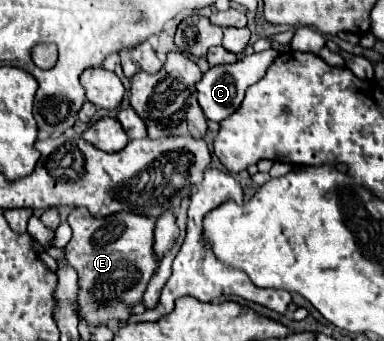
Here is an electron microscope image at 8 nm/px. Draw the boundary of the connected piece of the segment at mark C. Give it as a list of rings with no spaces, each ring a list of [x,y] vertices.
[[[273,48],[271,50],[265,50],[265,52],[255,52],[255,54],[249,54],[241,60],[237,60],[235,64],[221,64],[221,66],[213,66],[209,68],[203,78],[195,84],[197,86],[197,100],[203,108],[203,114],[207,116],[207,120],[213,120],[213,122],[221,122],[225,120],[227,116],[231,116],[243,102],[243,96],[245,96],[245,90],[255,84],[257,80],[263,78],[265,70],[269,68],[271,60],[277,56],[279,52],[275,52]]]

